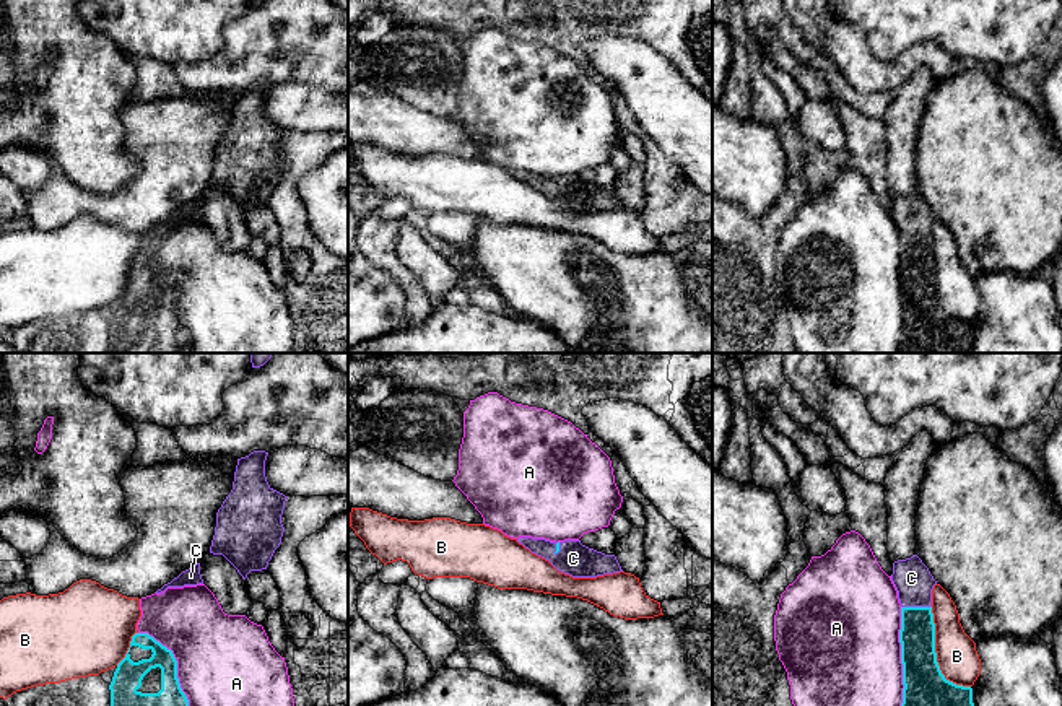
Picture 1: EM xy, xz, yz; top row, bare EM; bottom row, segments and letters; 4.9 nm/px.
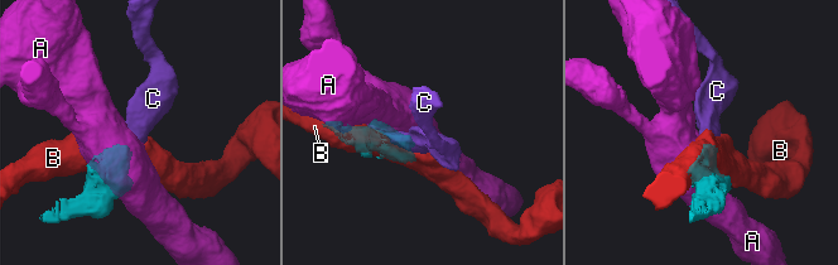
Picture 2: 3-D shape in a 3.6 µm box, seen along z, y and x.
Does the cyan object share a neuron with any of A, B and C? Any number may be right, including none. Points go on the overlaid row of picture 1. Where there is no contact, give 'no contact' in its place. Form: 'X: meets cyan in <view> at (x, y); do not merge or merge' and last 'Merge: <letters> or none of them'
A: meets cyan in yz at (901, 656); do not merge
B: meets cyan in yz at (935, 654); do not merge
C: meets cyan in yz at (916, 607); merge
Merge: C

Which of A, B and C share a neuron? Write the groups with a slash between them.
A / B / C

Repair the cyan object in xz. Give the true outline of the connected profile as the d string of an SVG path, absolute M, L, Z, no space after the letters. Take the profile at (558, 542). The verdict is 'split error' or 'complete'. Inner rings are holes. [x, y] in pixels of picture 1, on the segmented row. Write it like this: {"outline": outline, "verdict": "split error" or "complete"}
{"outline": "M519 537L517 542L572 577L597 577L623 571L615 555L589 548L581 540L556 543L545 538Z", "verdict": "split error"}

